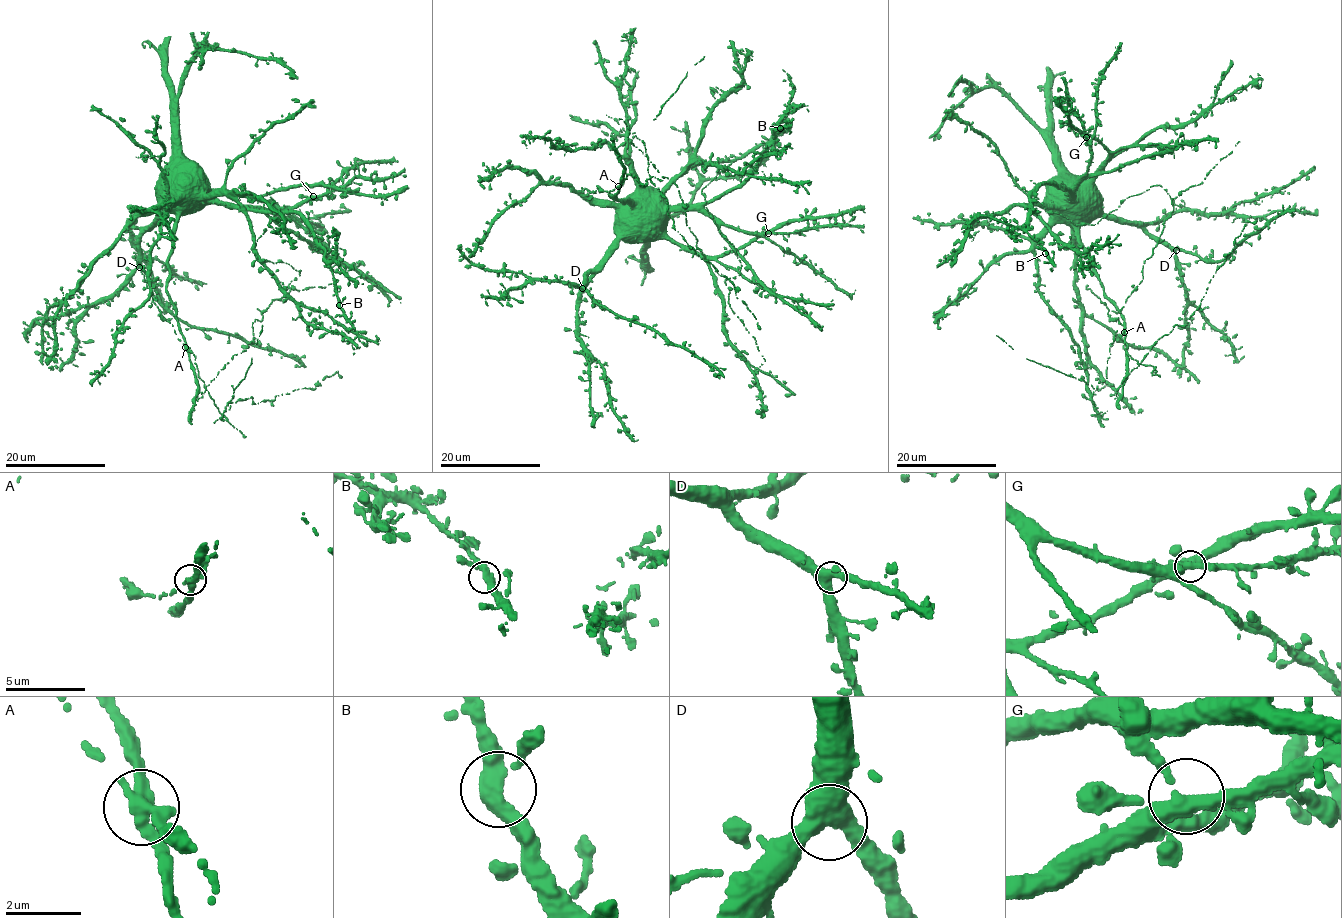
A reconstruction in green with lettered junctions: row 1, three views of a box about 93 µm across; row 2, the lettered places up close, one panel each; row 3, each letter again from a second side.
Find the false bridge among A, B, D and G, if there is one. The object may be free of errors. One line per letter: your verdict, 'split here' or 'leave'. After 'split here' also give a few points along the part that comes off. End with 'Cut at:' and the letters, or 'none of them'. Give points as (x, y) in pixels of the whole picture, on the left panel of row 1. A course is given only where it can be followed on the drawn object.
A: split here | (186, 347), (193, 353), (199, 378), (220, 413), (246, 436)
B: leave
D: leave
G: leave
Cut at: A

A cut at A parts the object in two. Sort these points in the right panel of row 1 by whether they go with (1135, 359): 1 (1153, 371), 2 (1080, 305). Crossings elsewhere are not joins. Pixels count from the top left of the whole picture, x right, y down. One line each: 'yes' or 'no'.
1: yes
2: no

